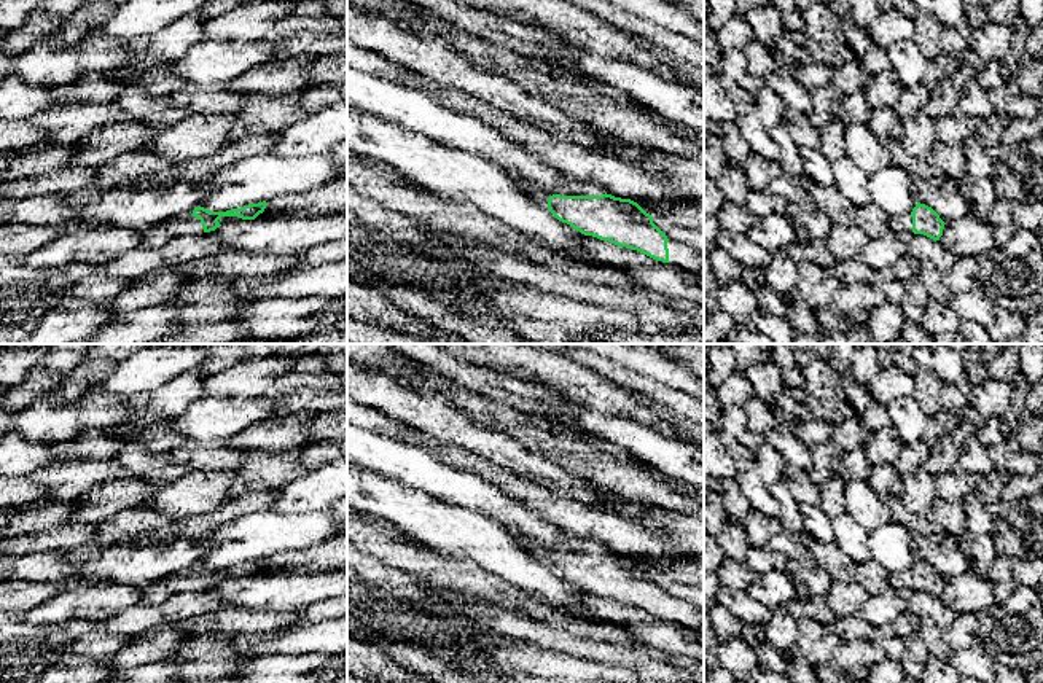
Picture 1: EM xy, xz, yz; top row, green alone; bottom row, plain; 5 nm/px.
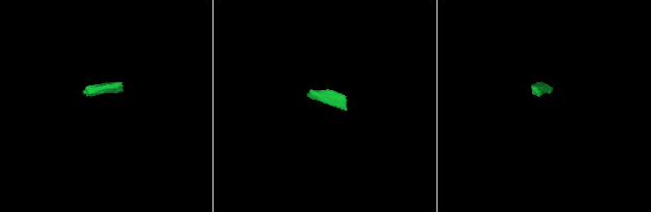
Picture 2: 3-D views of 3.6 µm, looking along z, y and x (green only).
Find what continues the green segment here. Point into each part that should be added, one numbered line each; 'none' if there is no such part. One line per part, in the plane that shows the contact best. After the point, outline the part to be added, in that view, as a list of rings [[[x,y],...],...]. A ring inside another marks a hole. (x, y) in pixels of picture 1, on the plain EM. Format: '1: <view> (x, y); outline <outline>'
1: xz (572, 543); outline [[[567,532],[565,538],[553,546],[541,543],[532,537],[525,535],[513,535],[516,541],[527,551],[532,552],[553,552],[553,551],[561,551],[561,552],[602,552],[605,551],[605,546],[594,541],[594,540],[584,540],[580,538],[570,532]]]
2: xz (683, 612); outline [[[674,594],[667,595],[669,621],[678,623],[704,635],[704,610]]]

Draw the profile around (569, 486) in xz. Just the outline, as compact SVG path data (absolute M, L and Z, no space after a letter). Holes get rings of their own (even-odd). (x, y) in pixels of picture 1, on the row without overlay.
M347 361L347 395L361 406L376 409L446 444L463 447L565 498L597 509L607 508L604 498L611 494L608 489L565 471L508 435L473 422L441 398L419 396L390 377L357 368L350 361Z

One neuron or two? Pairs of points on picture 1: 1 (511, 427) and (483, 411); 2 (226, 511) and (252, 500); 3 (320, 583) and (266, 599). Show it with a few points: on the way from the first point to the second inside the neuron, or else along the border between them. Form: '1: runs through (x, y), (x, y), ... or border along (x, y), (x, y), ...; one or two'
1: runs through (505, 421), (489, 413); one
2: runs through (233, 508), (246, 503); one
3: runs through (308, 589), (279, 593); one

